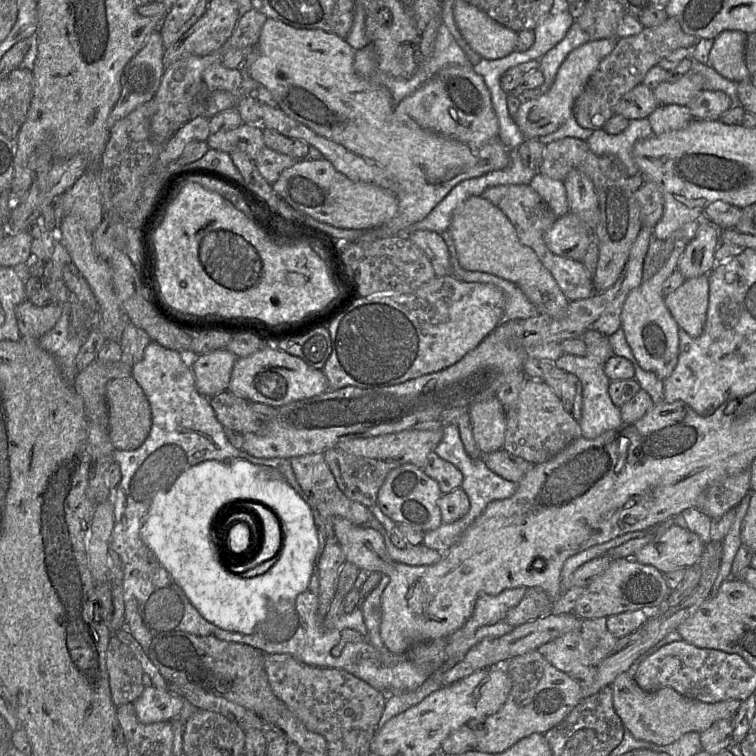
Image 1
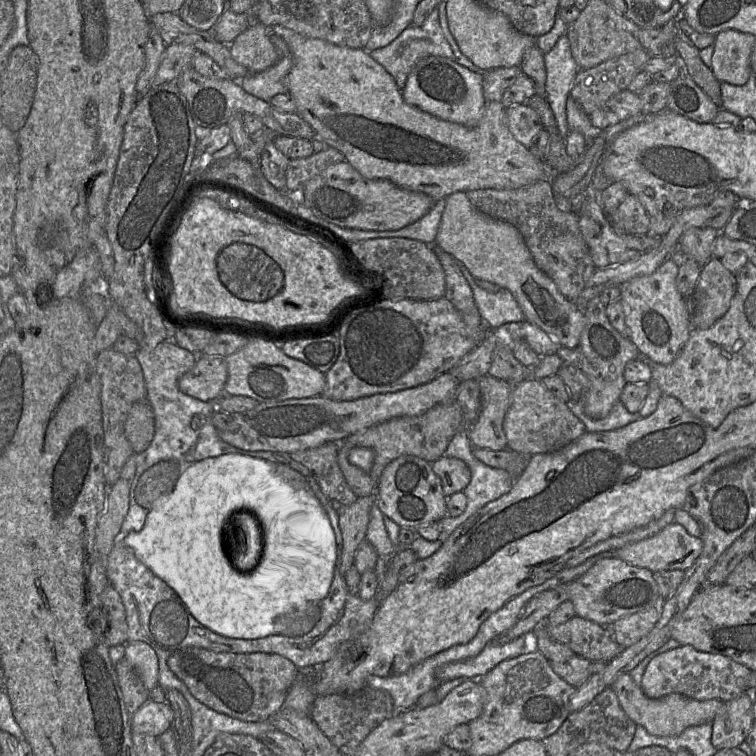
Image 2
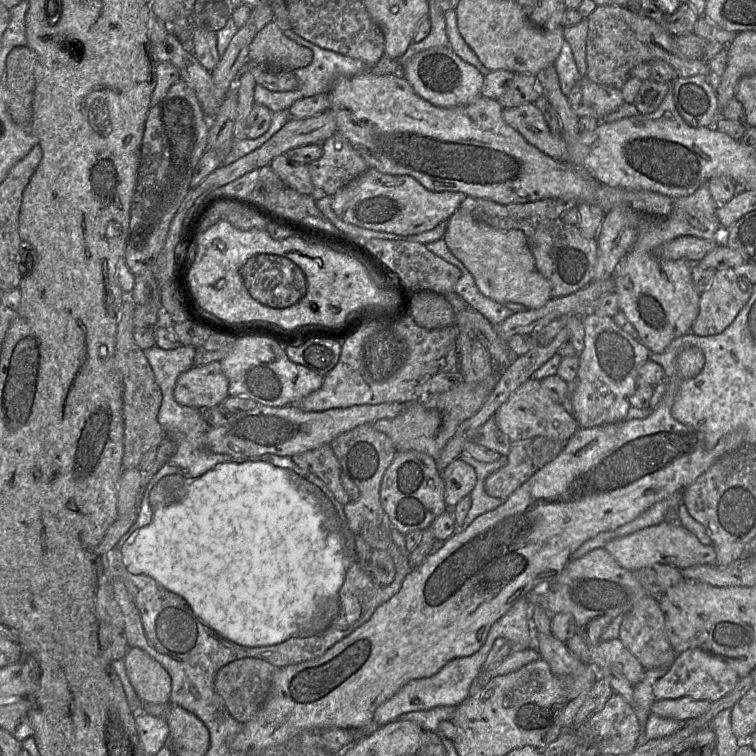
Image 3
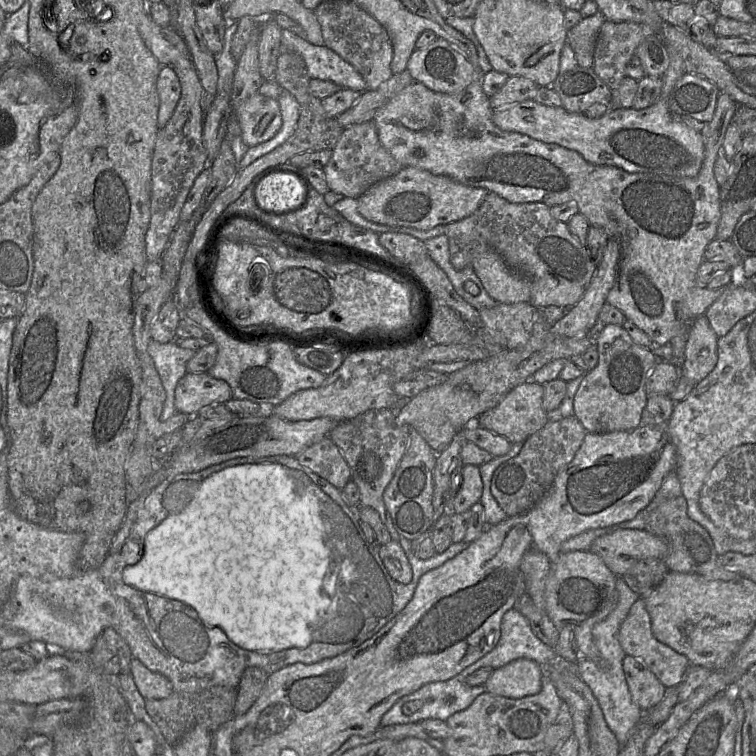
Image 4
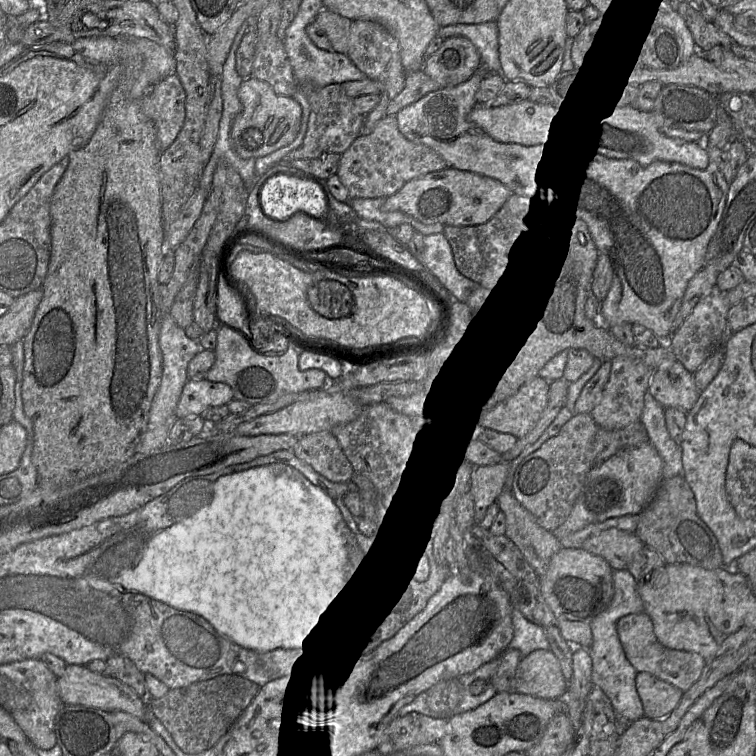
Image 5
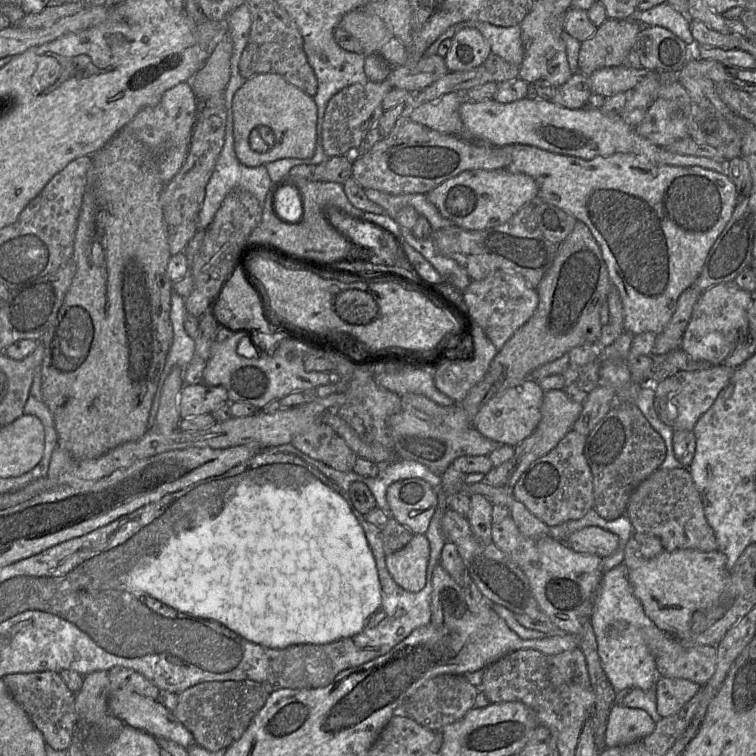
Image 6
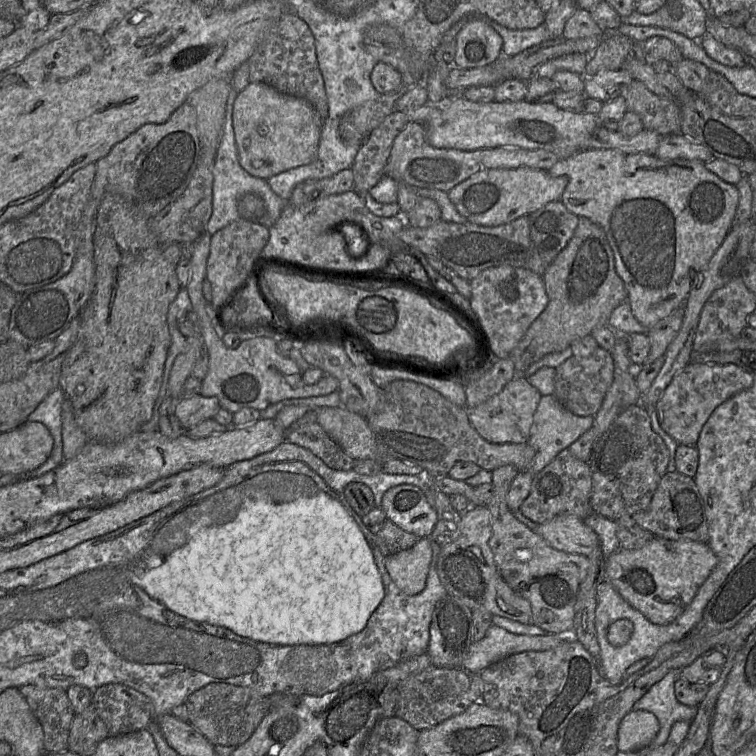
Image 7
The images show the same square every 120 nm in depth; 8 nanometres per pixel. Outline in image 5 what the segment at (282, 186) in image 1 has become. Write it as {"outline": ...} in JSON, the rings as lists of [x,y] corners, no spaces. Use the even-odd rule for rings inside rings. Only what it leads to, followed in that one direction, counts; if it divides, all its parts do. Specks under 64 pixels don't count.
{"outline":[[[448,167],[408,181],[399,191],[384,199],[382,210],[401,211],[425,224],[476,226],[489,221],[511,194],[498,180]]]}

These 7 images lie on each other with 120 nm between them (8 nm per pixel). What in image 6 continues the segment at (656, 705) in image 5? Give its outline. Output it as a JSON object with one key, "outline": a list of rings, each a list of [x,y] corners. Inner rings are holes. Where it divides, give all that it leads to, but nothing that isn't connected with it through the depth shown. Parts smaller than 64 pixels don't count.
{"outline":[[[661,677],[655,685],[658,714],[661,718],[676,714],[701,688],[686,679]]]}

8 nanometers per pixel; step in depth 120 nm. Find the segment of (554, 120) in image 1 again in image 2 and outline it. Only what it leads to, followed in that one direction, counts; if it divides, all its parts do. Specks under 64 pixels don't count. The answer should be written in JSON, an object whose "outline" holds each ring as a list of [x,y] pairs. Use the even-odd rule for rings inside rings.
{"outline":[[[527,103],[506,108],[505,119],[514,138],[526,148],[532,145],[534,138],[543,127],[539,115]]]}

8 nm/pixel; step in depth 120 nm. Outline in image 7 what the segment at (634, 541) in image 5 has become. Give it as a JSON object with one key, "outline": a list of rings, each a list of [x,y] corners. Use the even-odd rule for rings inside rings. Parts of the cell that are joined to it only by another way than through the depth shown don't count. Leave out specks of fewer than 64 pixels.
{"outline":[[[563,514],[539,524],[536,532],[553,548],[589,556],[599,546],[595,531],[575,515]]]}

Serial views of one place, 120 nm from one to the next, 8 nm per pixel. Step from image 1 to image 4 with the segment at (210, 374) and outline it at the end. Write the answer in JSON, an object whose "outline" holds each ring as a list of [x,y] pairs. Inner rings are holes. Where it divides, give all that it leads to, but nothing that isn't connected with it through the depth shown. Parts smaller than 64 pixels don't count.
{"outline":[[[207,372],[186,373],[175,389],[177,412],[187,416],[197,415],[200,409],[209,405],[225,404],[232,398],[230,386]]]}

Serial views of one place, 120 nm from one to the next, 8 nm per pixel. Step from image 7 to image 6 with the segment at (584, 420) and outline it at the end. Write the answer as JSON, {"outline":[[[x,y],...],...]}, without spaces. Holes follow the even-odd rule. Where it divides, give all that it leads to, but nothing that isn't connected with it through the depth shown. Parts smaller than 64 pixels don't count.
{"outline":[[[552,389],[544,394],[541,419],[537,425],[537,442],[522,456],[508,481],[513,488],[532,462],[548,454],[573,429],[582,410],[582,404],[572,400],[563,390]]]}

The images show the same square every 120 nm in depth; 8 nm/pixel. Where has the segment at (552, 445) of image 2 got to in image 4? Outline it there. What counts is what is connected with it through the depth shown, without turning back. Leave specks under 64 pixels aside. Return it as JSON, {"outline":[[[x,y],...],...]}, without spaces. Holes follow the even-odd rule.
{"outline":[[[532,380],[519,384],[493,409],[482,414],[477,419],[477,425],[505,437],[512,444],[523,443],[551,420],[551,416],[543,408],[543,394],[543,385]]]}

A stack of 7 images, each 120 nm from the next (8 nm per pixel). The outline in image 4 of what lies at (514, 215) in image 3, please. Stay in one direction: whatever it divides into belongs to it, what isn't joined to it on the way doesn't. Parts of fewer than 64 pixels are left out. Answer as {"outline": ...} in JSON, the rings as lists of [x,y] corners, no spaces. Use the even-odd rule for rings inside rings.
{"outline":[[[489,192],[473,214],[462,220],[445,225],[444,234],[449,240],[450,262],[456,270],[463,270],[467,267],[471,267],[474,258],[474,249],[476,249],[476,247],[492,247],[503,257],[509,266],[515,270],[525,272],[531,279],[531,297],[529,303],[536,309],[543,309],[548,306],[571,307],[575,305],[589,286],[589,283],[596,269],[596,264],[592,260],[586,245],[581,244],[580,241],[570,233],[566,223],[554,219],[550,214],[550,207],[543,203],[511,203],[498,194]]]}

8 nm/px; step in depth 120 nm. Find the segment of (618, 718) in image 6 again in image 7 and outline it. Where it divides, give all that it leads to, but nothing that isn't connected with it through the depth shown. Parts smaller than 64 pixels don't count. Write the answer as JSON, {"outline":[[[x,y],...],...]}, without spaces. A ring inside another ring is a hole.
{"outline":[[[631,710],[618,728],[618,750],[630,752],[649,746],[659,732],[656,716],[646,710]]]}

